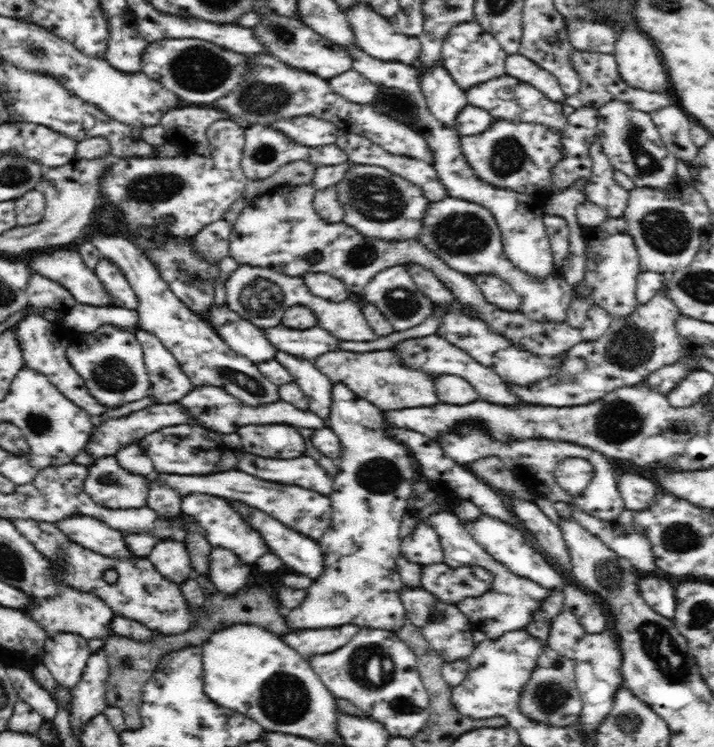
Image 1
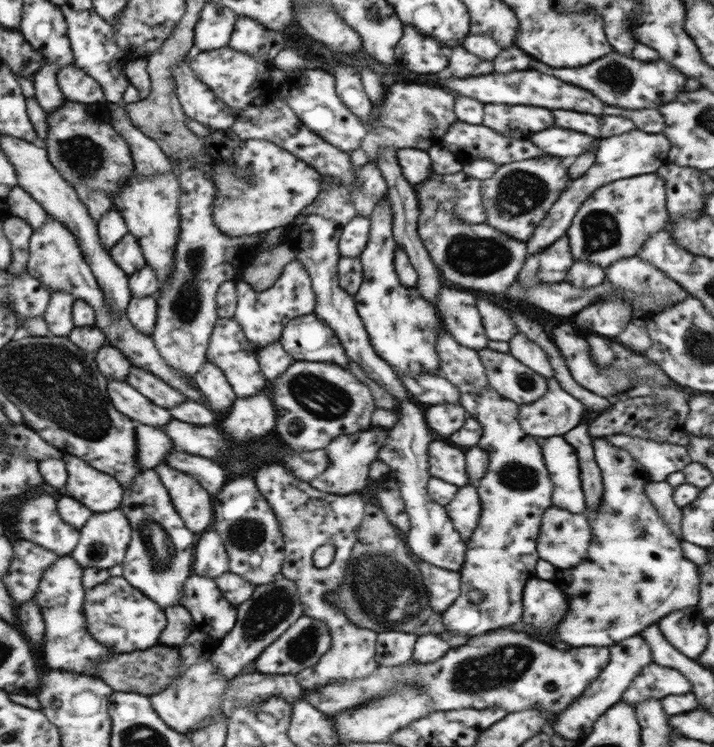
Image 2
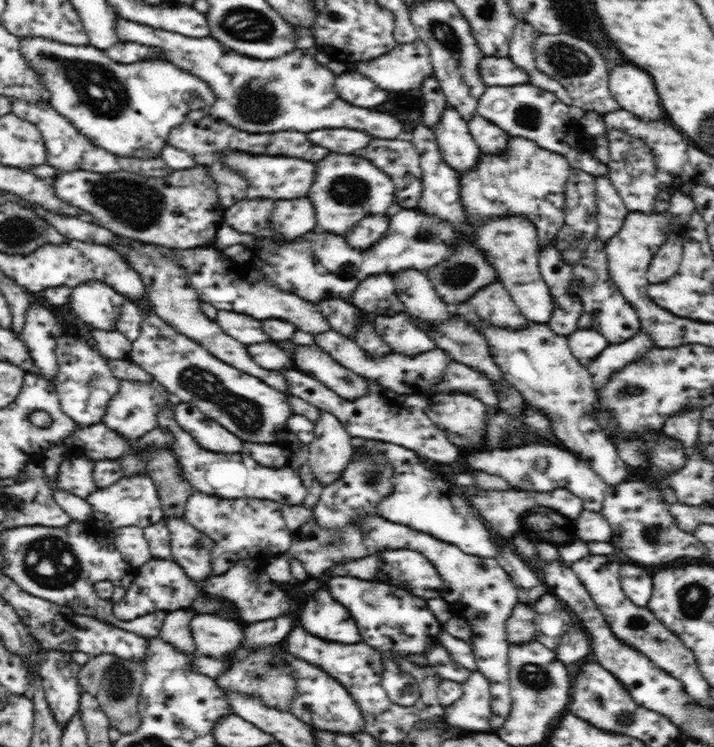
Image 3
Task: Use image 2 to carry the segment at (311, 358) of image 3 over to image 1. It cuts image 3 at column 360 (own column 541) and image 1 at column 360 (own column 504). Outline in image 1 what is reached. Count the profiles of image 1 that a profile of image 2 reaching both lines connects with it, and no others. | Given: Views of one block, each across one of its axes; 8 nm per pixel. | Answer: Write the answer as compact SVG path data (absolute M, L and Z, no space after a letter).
M336 349L316 357L314 366L322 371L330 382L345 384L360 399L371 402L380 410L400 410L400 408L418 408L438 404L434 380L424 372L408 370L402 366L402 360L393 349L373 350L364 353Z

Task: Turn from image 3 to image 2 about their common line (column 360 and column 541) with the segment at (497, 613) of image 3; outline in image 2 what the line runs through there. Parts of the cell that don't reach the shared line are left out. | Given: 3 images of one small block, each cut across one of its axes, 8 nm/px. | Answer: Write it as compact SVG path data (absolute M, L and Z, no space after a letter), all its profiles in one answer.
M552 505L542 515L540 532L538 535L538 555L542 560L556 564L558 568L574 568L582 564L588 556L588 545L592 540L592 529L590 528L585 513L572 514L568 510Z

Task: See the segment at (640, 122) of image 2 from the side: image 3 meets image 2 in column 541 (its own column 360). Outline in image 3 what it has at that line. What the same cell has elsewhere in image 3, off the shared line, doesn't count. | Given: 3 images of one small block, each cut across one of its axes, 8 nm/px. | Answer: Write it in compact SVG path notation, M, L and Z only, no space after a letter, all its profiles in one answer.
M344 72L336 76L336 92L342 100L362 108L372 108L386 102L388 94L360 72Z

